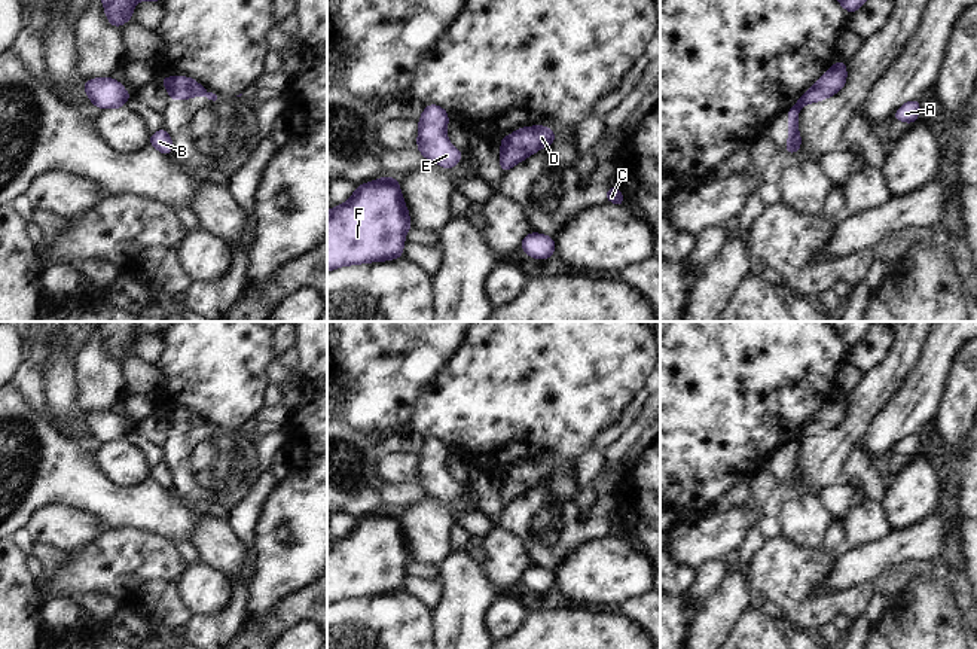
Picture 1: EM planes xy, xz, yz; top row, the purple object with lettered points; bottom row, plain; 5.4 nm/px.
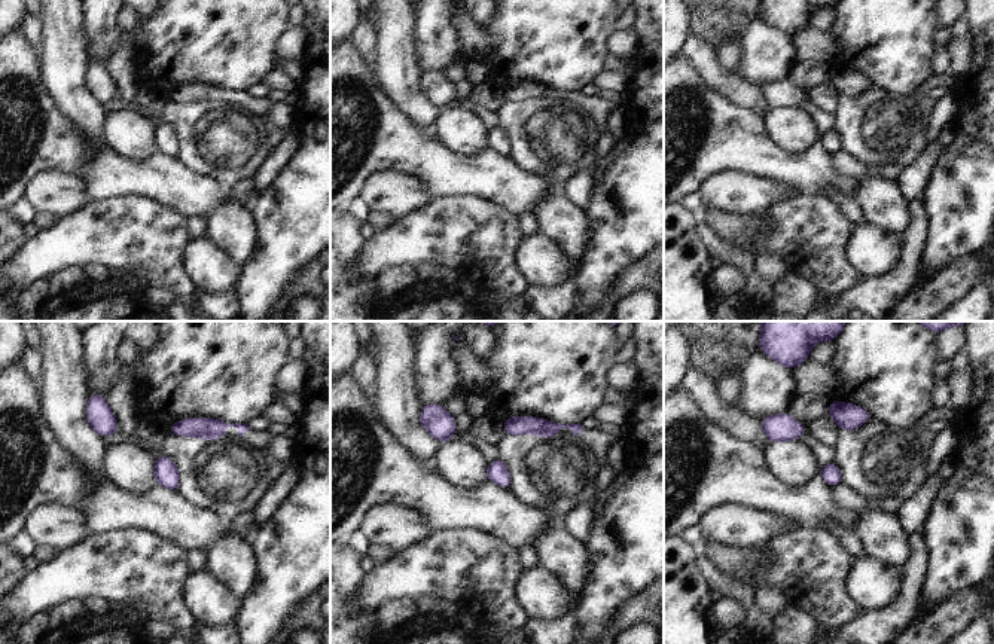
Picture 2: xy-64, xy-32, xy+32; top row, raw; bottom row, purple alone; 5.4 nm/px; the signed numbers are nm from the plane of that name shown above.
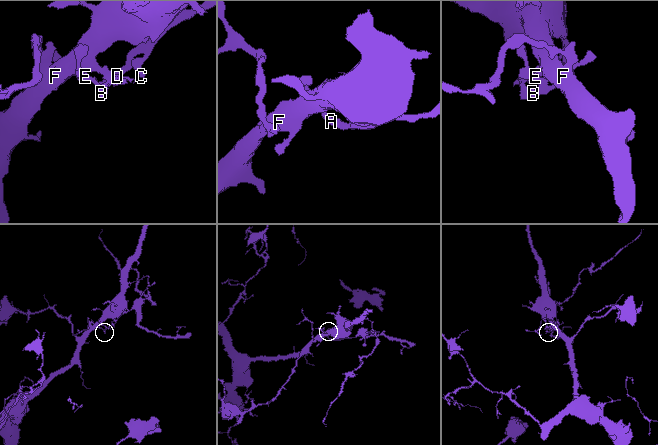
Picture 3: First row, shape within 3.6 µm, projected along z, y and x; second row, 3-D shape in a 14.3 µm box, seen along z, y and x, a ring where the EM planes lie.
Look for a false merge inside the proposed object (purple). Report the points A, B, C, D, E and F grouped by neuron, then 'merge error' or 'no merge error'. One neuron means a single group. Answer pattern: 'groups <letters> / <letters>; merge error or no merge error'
groups A B C D E / F; merge error

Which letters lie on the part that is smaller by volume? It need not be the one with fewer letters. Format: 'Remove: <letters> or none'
Remove: A, B, C, D, E

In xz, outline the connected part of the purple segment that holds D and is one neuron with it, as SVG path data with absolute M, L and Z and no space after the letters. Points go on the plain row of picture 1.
M543 458L517 461L512 469L503 470L500 478L504 484L519 484L526 488L556 475L556 467Z

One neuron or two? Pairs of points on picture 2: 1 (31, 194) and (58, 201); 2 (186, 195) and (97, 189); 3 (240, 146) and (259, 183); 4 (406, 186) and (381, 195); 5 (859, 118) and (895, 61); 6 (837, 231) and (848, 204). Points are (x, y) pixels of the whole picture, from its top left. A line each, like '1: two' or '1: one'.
1: one
2: one
3: two
4: one
5: two
6: two

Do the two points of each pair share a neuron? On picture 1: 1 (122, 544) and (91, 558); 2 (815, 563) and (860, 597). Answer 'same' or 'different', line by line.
1: same
2: same

